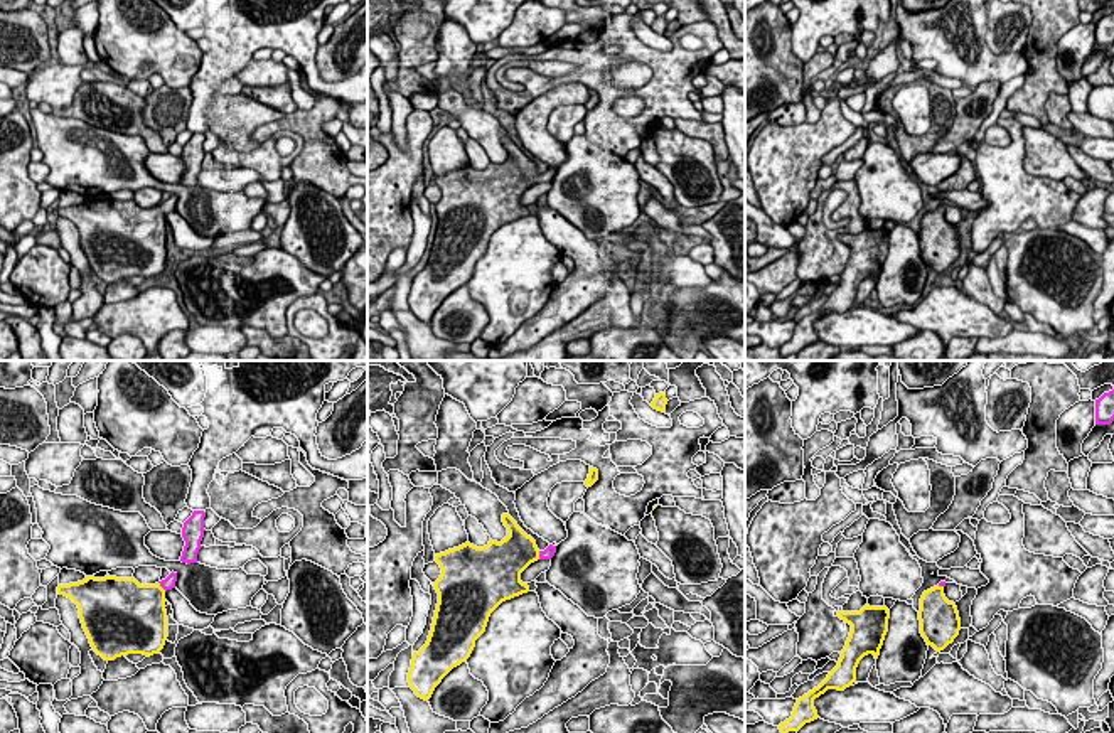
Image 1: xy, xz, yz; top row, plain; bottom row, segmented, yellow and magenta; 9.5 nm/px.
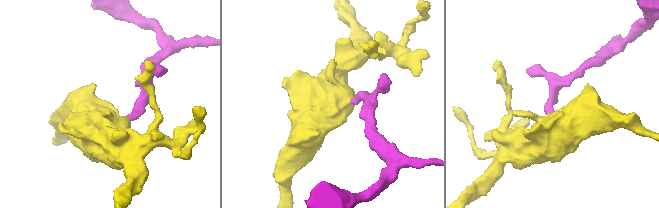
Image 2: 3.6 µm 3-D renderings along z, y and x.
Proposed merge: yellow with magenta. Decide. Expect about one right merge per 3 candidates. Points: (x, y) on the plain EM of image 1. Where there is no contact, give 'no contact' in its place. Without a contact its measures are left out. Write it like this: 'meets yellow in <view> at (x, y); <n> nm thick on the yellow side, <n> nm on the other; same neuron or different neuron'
meets yellow in xy at (160, 209); 420 nm thick on the yellow side, 120 nm on the other; same neuron

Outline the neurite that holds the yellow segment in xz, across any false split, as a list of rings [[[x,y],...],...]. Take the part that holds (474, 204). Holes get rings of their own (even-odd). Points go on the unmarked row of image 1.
[[[502,136],[502,145],[509,157],[501,165],[490,162],[487,169],[477,170],[467,163],[458,170],[435,177],[435,184],[442,190],[440,201],[433,206],[438,226],[428,263],[418,275],[413,275],[408,295],[410,310],[425,324],[431,320],[435,310],[453,290],[470,280],[475,263],[485,254],[490,236],[502,224],[529,214],[528,206],[521,204],[521,195],[531,185],[551,182],[556,175],[553,167],[539,174],[536,163],[509,136]]]

